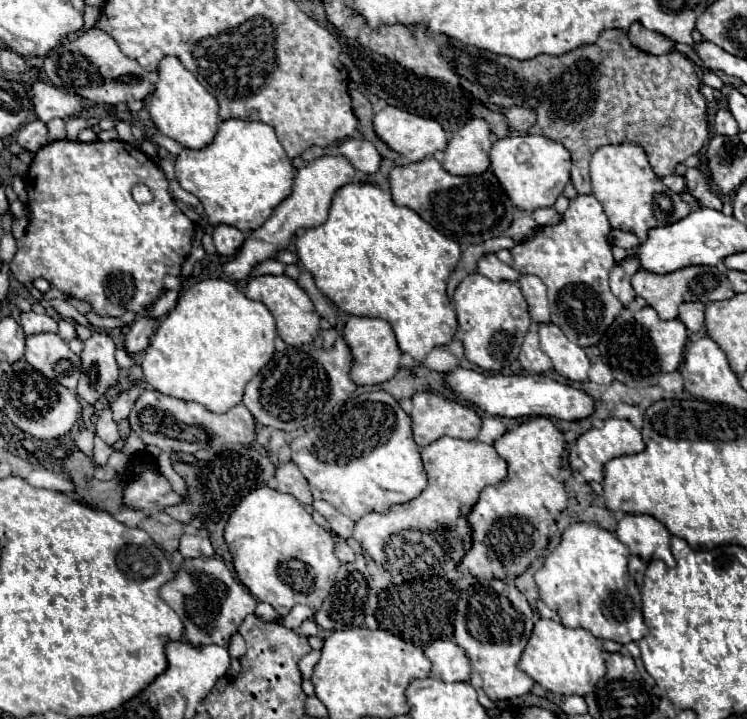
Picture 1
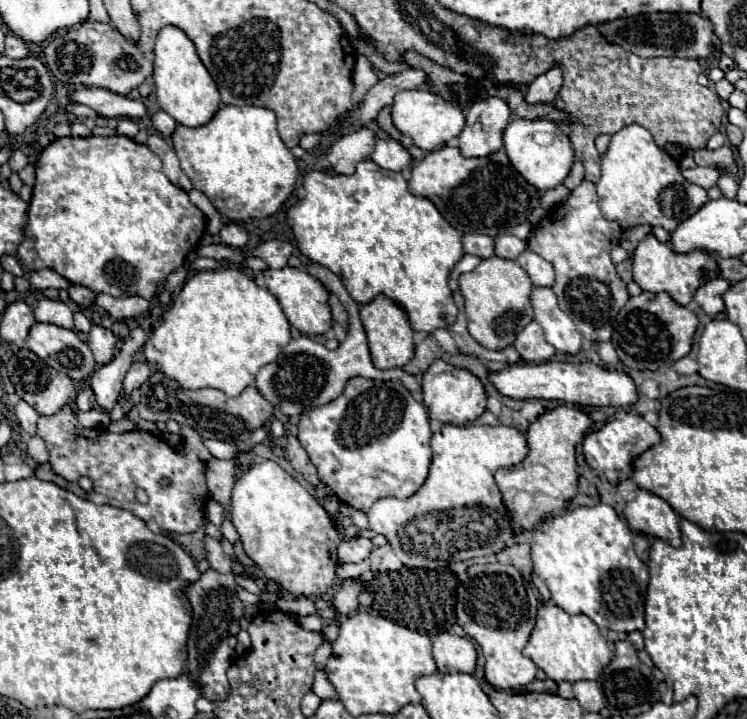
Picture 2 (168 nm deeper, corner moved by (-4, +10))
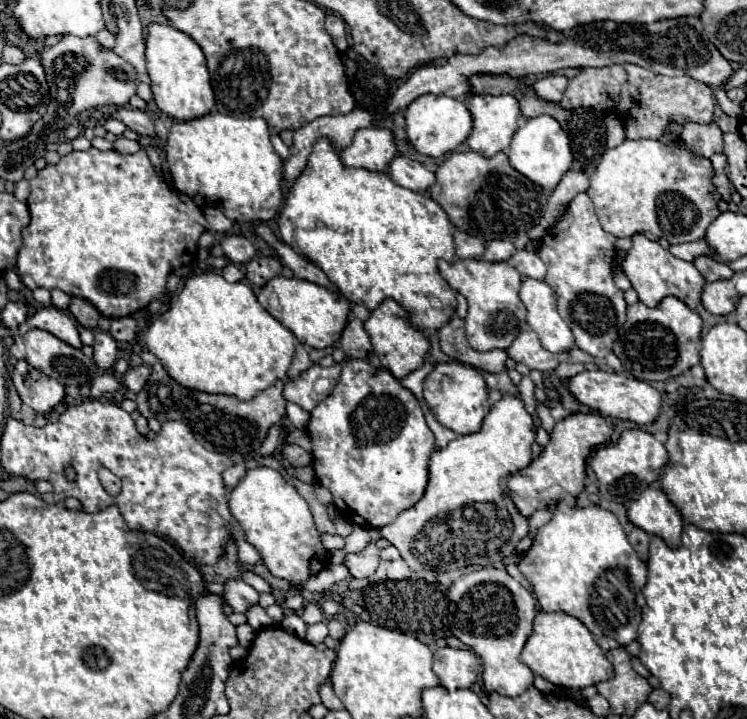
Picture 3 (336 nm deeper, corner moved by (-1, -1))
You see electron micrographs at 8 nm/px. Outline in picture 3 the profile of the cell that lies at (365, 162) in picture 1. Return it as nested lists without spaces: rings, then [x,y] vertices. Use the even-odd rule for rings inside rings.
[[[396,157],[390,167],[388,175],[402,187],[416,191],[416,193],[428,193],[428,189],[436,183],[436,175],[426,169],[422,163],[412,161],[408,157]]]

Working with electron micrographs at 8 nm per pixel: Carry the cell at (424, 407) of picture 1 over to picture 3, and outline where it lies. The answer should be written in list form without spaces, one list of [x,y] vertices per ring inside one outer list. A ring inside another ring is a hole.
[[[458,361],[434,365],[434,371],[424,379],[424,399],[432,409],[434,417],[438,419],[438,423],[442,423],[444,427],[452,429],[458,435],[480,431],[482,421],[490,411],[488,387],[482,373]]]

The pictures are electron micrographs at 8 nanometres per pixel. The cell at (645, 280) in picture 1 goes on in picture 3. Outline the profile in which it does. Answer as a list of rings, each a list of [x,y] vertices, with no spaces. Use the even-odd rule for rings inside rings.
[[[636,233],[632,237],[632,249],[624,257],[622,271],[630,279],[630,283],[632,283],[634,291],[638,293],[640,301],[648,307],[656,307],[666,295],[676,295],[690,309],[694,309],[700,303],[702,289],[704,289],[704,277],[700,275],[700,271],[692,263],[682,261],[682,259],[674,257],[670,251],[662,249],[660,243],[646,239],[642,233]]]

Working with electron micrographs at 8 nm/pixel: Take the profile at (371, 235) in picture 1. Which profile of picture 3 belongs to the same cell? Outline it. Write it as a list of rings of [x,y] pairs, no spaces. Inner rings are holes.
[[[318,139],[308,157],[308,165],[290,189],[278,217],[284,243],[318,265],[338,291],[350,301],[374,311],[384,299],[398,301],[418,329],[440,329],[456,311],[456,293],[438,271],[438,261],[454,261],[452,223],[446,211],[426,193],[416,193],[396,185],[386,173],[360,167],[346,167],[340,153],[330,147],[330,139]]]

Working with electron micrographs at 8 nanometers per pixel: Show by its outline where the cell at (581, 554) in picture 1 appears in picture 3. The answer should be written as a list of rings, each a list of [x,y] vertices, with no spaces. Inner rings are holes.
[[[564,501],[558,503],[558,511],[552,515],[552,519],[536,531],[530,551],[518,561],[518,569],[530,581],[534,595],[544,611],[564,611],[568,615],[574,615],[592,631],[594,637],[608,635],[614,637],[620,645],[636,641],[640,609],[646,603],[642,587],[646,583],[648,571],[646,563],[638,559],[612,511],[606,511],[598,505],[570,507]]]

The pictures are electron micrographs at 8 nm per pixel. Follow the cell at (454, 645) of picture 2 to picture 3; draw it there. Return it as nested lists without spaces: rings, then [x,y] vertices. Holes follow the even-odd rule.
[[[444,647],[434,651],[434,673],[440,677],[440,685],[448,691],[470,689],[478,679],[478,671],[478,655],[470,649]]]

